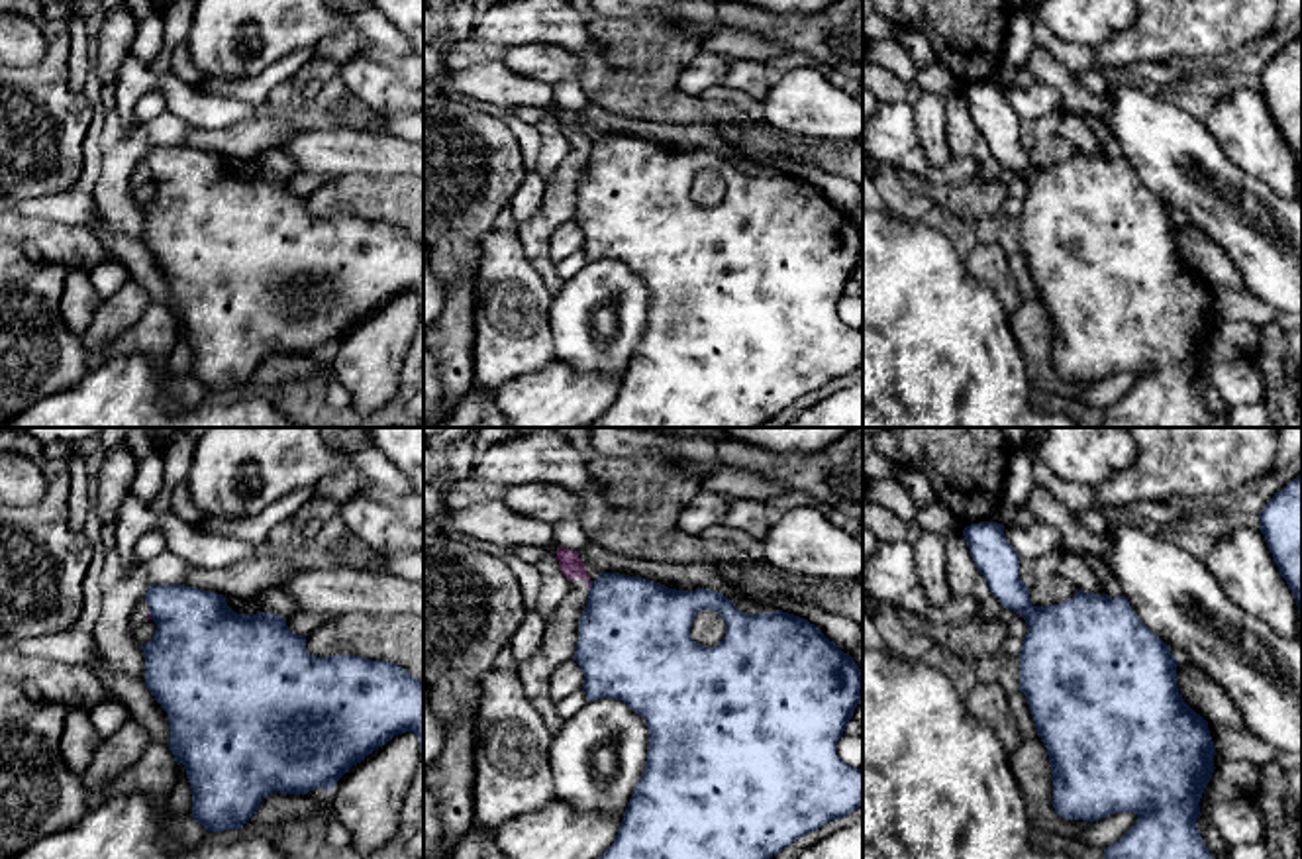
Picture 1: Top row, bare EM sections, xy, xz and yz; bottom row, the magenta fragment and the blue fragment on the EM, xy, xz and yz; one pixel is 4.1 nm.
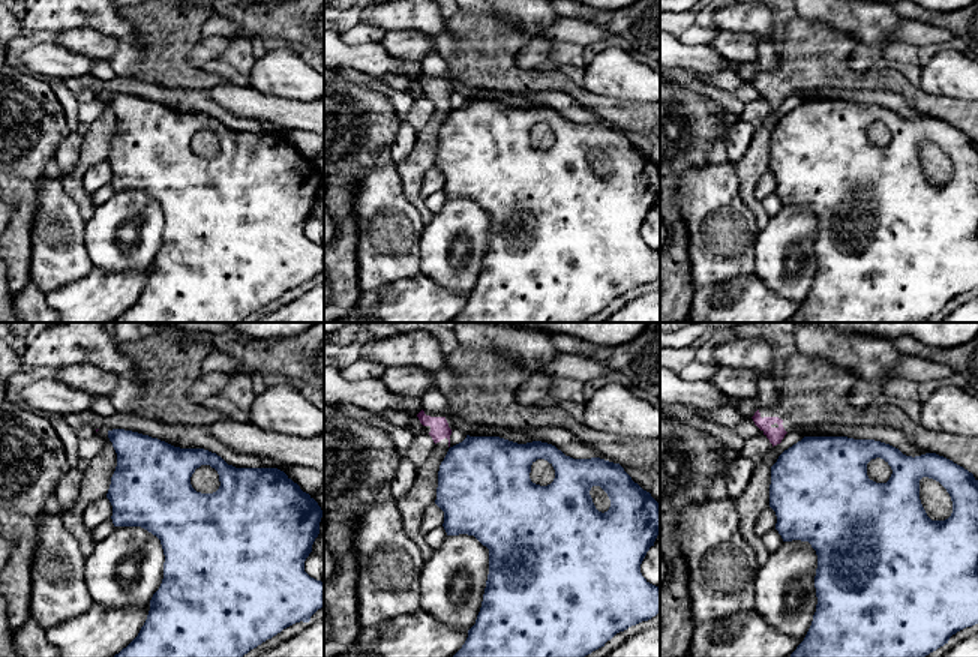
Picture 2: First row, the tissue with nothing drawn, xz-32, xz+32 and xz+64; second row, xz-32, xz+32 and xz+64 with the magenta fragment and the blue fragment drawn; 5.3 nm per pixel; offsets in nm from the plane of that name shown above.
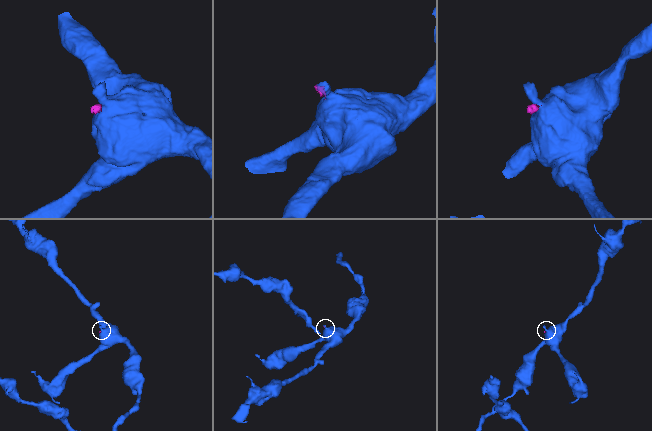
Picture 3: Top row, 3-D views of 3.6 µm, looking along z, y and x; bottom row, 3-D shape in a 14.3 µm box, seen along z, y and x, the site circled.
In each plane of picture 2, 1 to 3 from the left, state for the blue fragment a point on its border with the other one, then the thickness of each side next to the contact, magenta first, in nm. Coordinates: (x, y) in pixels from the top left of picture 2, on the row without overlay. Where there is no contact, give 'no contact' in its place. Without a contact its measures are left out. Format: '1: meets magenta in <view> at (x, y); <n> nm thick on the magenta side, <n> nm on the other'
1: no contact
2: no contact
3: no contact

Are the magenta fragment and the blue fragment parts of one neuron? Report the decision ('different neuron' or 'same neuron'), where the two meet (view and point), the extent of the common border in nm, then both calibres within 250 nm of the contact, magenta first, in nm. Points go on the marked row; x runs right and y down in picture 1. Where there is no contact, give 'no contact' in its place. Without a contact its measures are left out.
different neuron; meets magenta in xz at (589, 587); contact 50 nm long; 90 nm thick on the magenta side, 420 nm on the other

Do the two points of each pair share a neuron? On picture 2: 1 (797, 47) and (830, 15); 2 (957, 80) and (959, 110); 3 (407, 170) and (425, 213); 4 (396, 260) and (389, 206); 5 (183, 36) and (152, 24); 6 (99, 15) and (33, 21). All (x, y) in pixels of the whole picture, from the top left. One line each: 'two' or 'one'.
1: two
2: two
3: one
4: one
5: one
6: one

